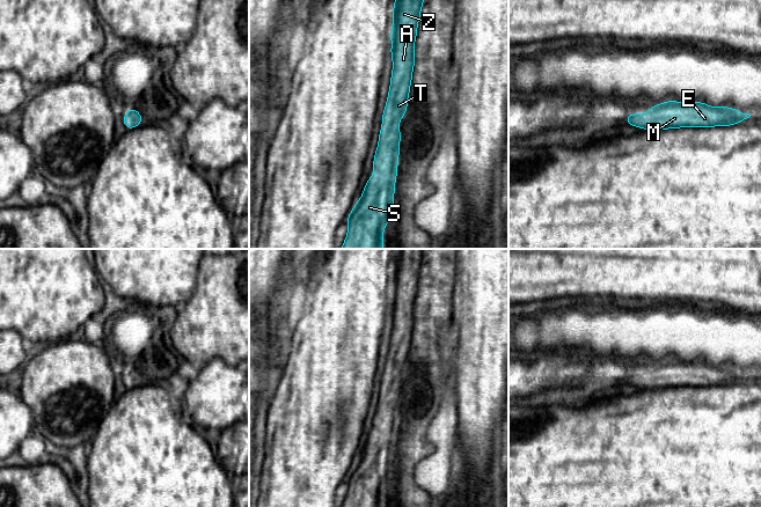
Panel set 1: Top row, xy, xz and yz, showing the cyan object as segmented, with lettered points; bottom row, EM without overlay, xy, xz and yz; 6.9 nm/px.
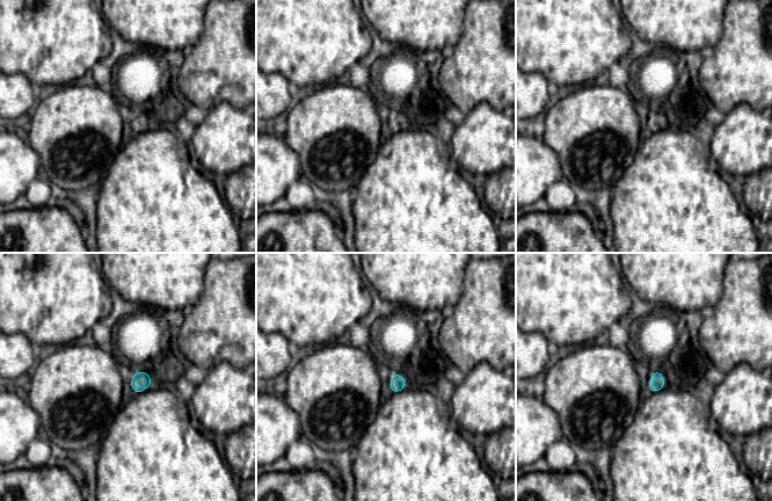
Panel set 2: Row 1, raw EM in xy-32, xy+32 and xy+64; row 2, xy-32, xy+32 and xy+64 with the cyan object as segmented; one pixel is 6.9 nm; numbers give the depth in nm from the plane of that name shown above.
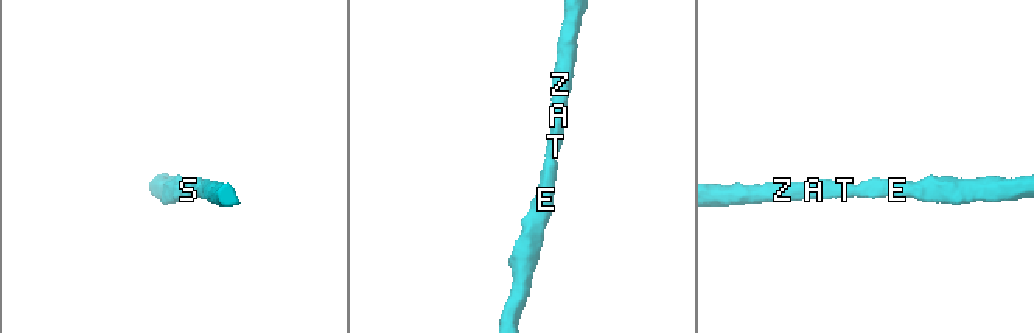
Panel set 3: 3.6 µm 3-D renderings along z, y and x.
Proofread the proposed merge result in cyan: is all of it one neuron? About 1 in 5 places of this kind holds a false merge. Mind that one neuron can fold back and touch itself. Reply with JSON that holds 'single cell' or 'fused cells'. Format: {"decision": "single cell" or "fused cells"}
{"decision": "single cell"}

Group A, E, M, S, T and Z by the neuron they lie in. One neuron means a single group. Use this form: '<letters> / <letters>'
A E M S T Z

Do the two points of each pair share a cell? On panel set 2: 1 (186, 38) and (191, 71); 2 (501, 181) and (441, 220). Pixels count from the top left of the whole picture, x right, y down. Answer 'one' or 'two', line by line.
1: two
2: two

